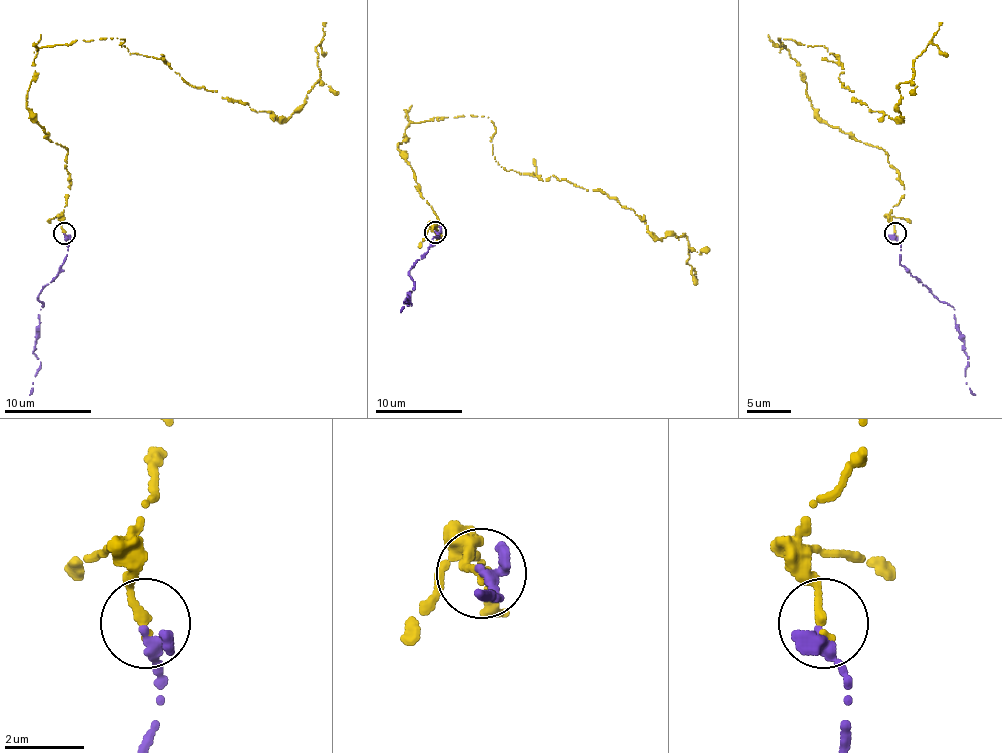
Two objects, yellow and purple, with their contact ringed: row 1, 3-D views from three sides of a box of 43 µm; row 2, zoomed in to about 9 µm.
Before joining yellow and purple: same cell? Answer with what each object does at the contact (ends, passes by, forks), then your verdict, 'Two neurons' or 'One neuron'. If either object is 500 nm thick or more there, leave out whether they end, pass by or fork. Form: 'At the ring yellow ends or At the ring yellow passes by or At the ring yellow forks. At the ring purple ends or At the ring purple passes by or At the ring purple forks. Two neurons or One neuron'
At the ring yellow ends. At the ring purple passes by. One neuron

